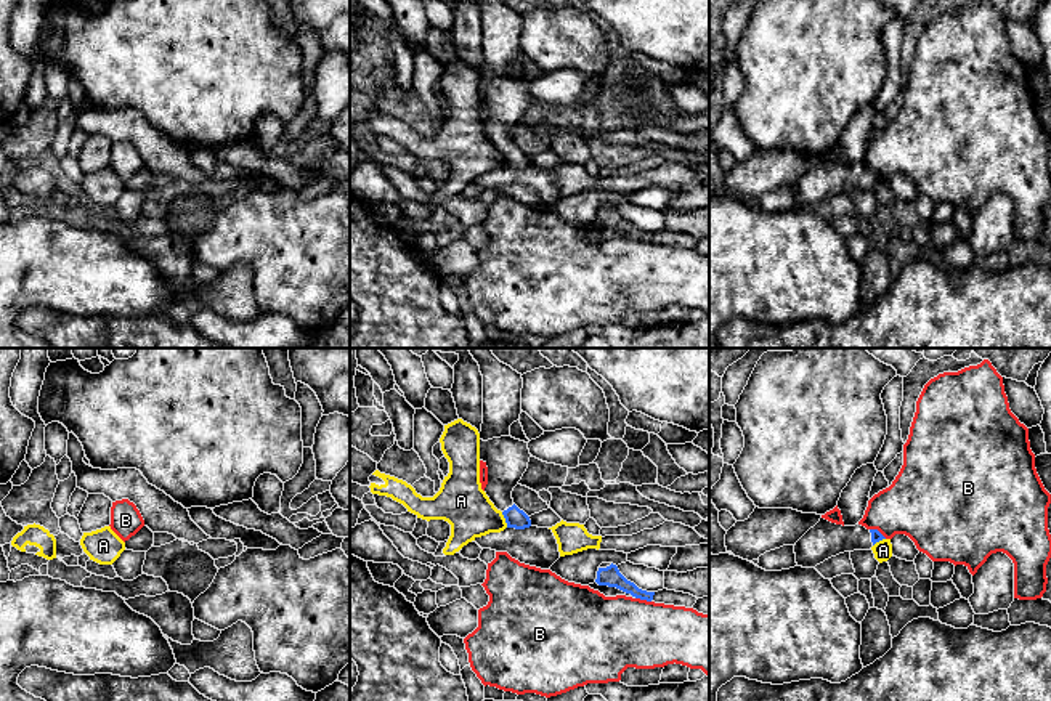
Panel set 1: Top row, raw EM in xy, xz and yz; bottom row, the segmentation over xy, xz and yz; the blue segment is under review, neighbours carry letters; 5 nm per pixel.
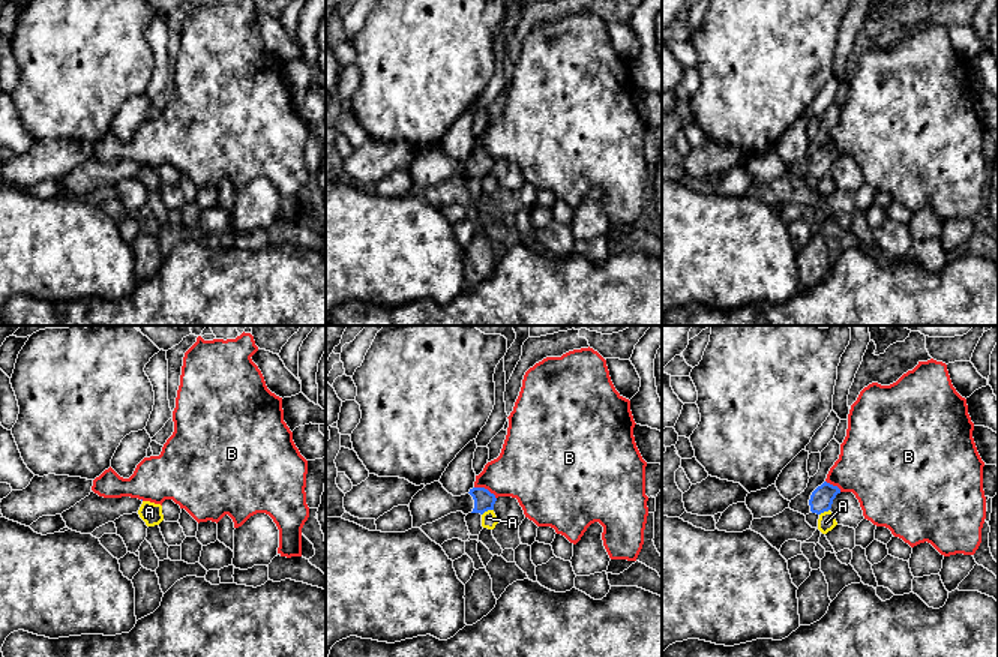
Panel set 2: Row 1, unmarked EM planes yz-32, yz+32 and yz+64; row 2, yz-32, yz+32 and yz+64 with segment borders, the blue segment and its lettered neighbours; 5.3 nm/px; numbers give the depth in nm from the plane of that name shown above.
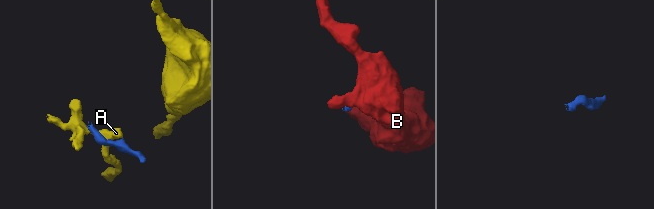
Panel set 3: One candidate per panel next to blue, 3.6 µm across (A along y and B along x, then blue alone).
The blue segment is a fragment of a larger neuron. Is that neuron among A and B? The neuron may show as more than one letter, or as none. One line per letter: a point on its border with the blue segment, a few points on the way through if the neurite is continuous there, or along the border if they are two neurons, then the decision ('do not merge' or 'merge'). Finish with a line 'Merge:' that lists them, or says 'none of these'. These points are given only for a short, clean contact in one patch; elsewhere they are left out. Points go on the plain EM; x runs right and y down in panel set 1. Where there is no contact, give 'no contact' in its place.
A: meets blue in xz at (506, 161); border along xz (501, 153), (507, 167); do not merge
B: meets blue in xz at (644, 239); do not merge
Merge: none of these

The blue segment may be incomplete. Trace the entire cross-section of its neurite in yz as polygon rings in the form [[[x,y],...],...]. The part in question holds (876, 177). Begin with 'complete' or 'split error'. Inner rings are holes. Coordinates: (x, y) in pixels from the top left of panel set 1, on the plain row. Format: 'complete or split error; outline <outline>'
split error; outline [[[825,159],[810,168],[794,186],[796,204],[802,209],[815,209],[825,201],[844,192],[870,191],[886,180],[878,170],[862,165],[842,167]]]

